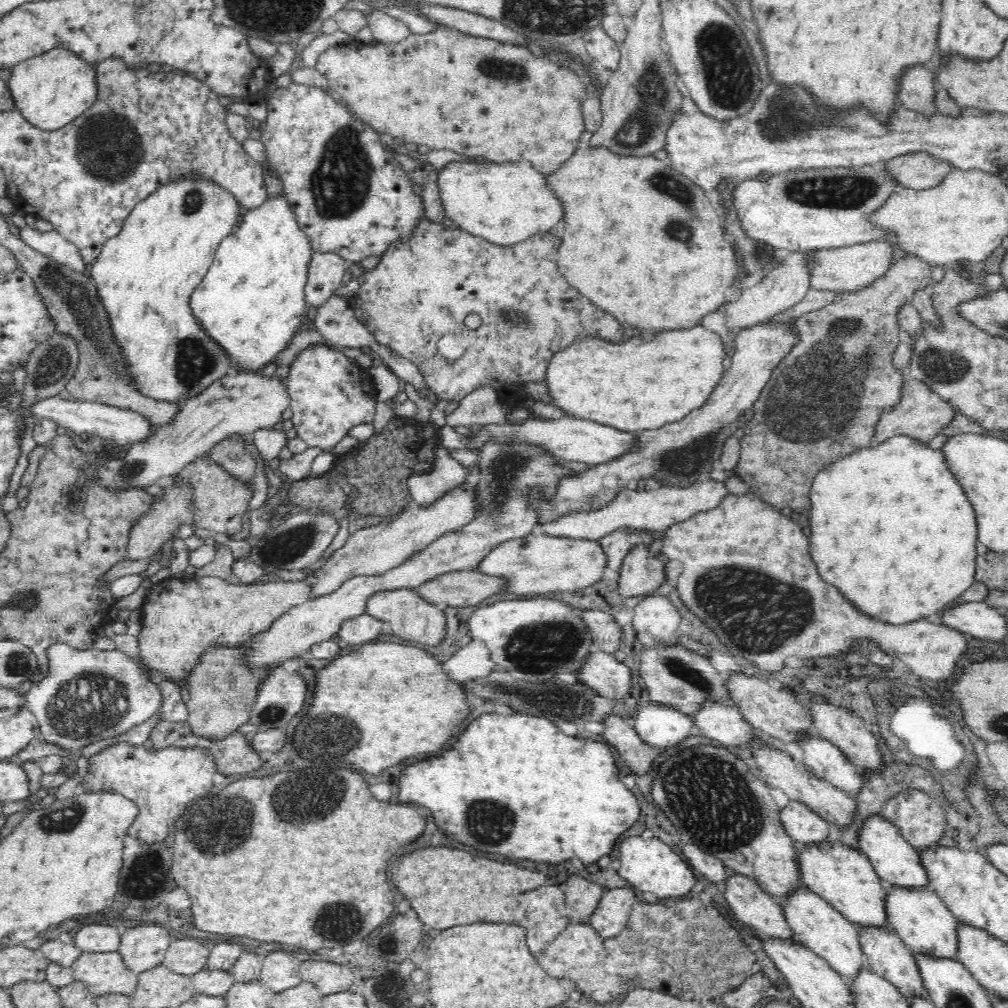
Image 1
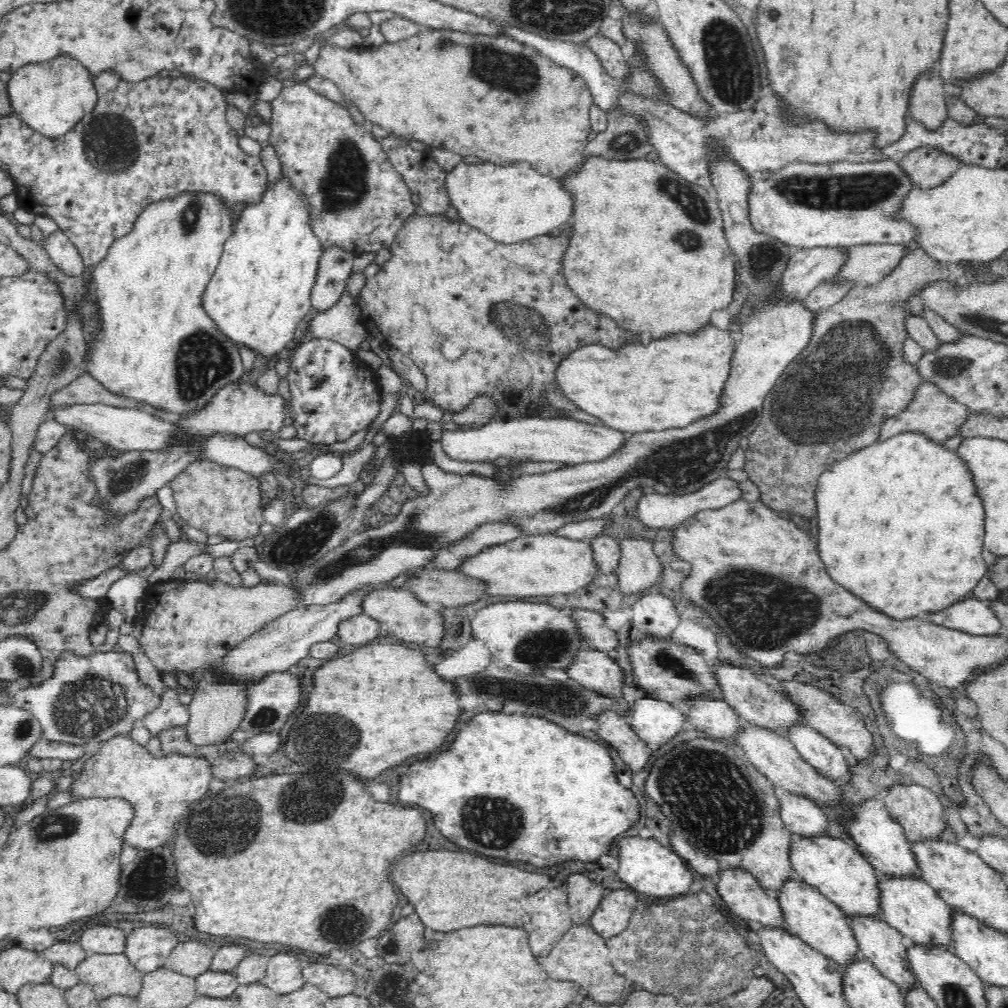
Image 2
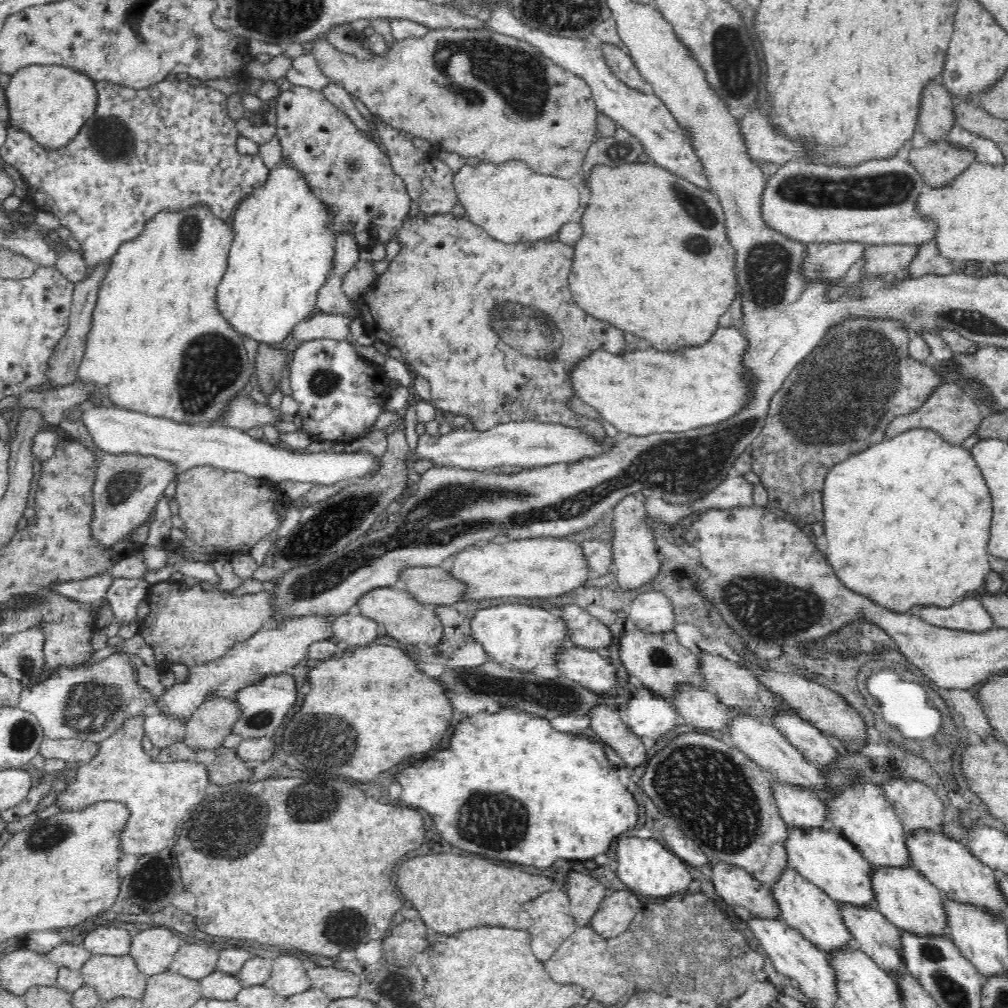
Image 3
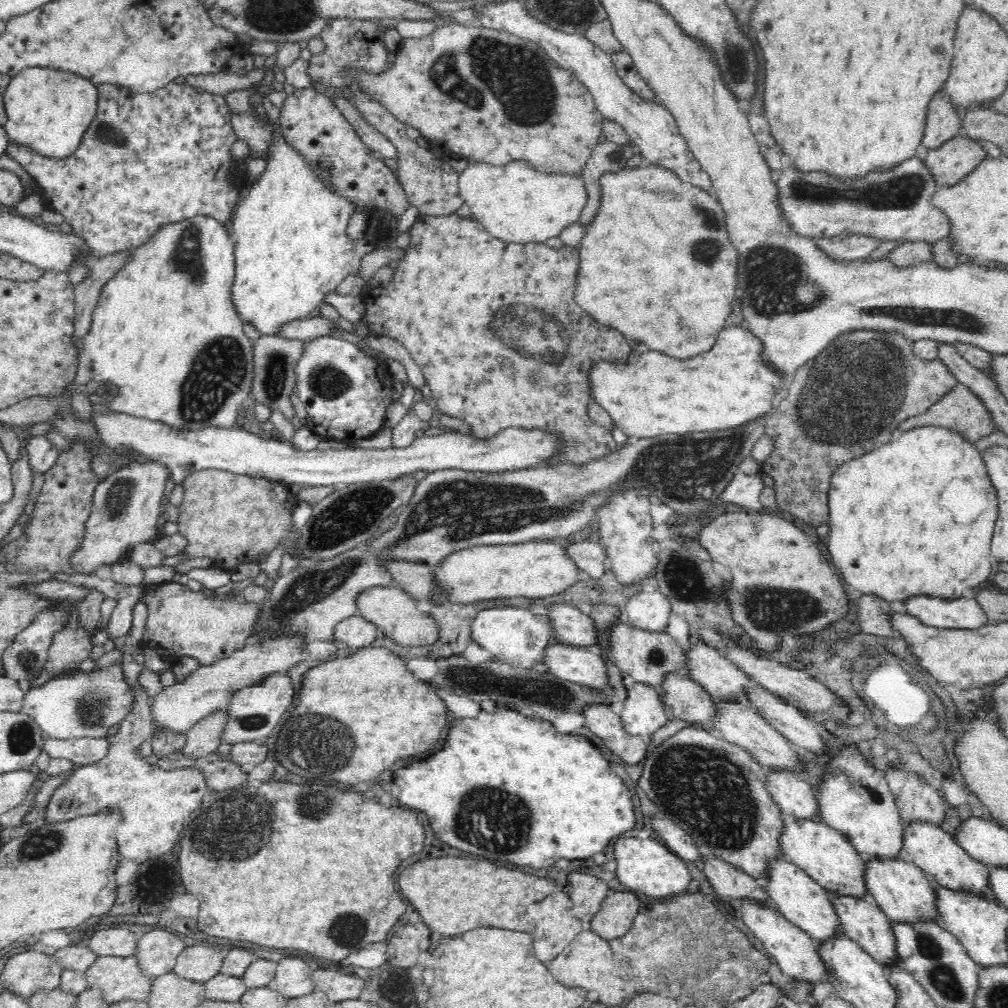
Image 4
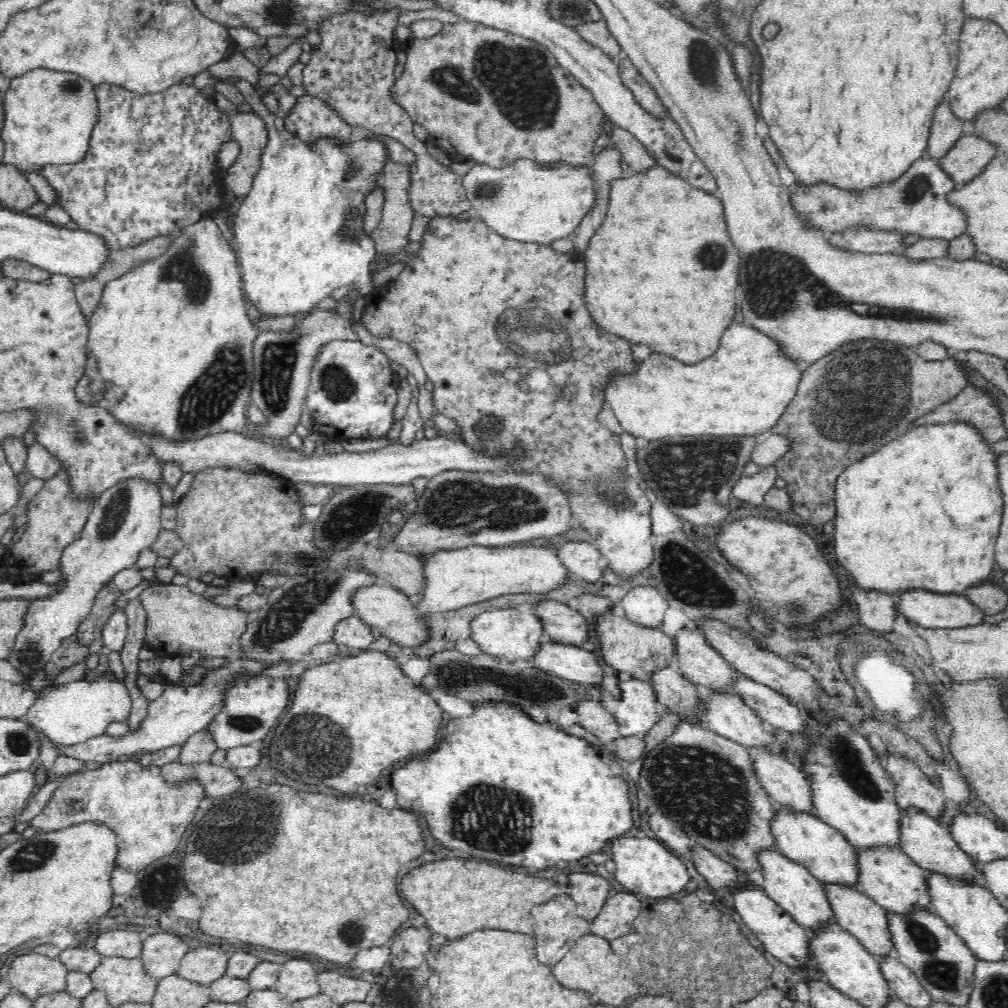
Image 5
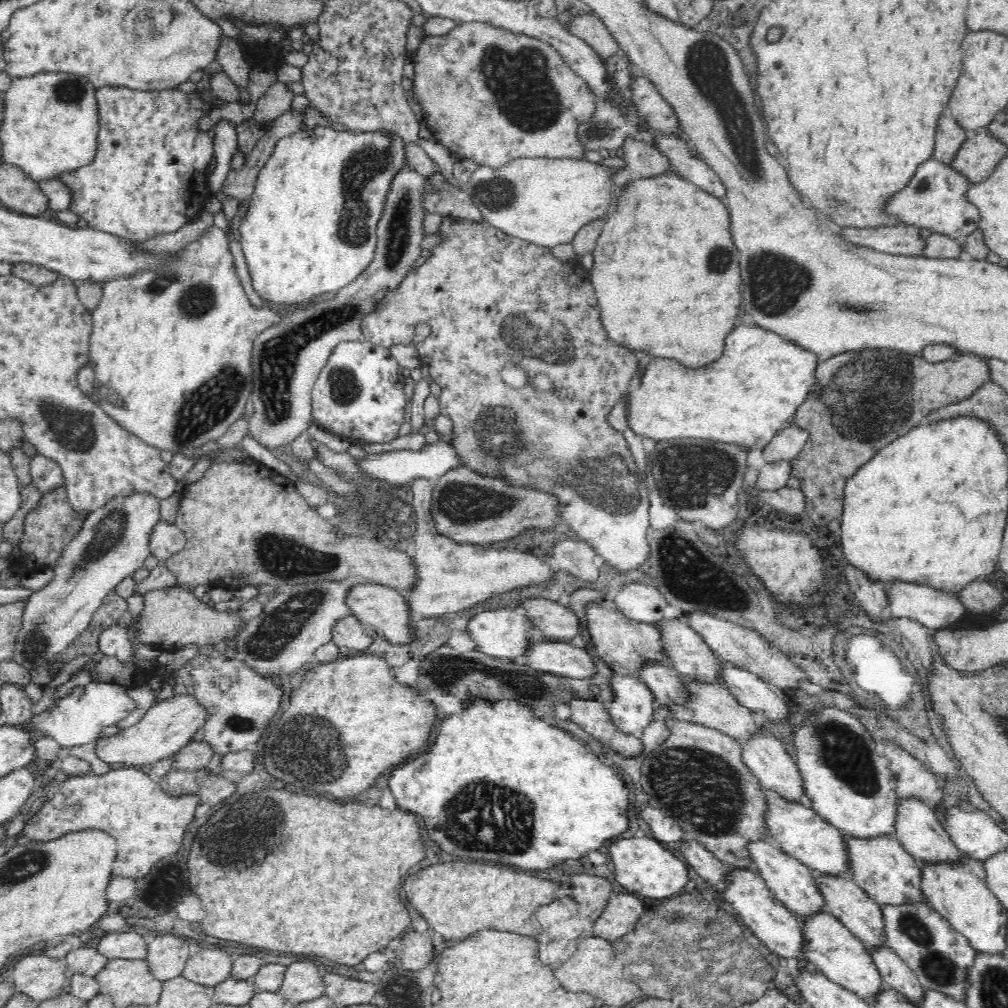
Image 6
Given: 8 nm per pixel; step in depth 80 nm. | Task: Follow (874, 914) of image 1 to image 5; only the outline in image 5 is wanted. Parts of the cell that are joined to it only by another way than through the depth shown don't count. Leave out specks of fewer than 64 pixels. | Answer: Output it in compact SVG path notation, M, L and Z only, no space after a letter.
M776 806L775 818L772 820L772 834L775 838L776 850L792 862L809 870L824 886L852 886L858 888L858 852L850 841L829 824L822 822L815 814L789 812Z

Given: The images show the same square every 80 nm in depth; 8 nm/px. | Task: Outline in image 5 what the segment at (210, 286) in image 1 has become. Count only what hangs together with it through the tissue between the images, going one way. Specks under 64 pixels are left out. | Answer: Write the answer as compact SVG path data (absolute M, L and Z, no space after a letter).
M233 78L232 82L240 89L253 112L264 121L268 137L252 188L241 197L229 216L240 262L241 298L260 314L259 320L264 321L306 316L312 313L318 302L326 296L336 296L336 290L348 283L358 284L358 294L368 296L375 290L369 268L376 250L371 236L362 232L361 218L364 200L374 193L374 182L380 180L383 162L388 159L383 146L369 138L352 142L350 146L329 140L320 140L316 146L303 144L285 129L280 116L268 109L253 85L243 78Z

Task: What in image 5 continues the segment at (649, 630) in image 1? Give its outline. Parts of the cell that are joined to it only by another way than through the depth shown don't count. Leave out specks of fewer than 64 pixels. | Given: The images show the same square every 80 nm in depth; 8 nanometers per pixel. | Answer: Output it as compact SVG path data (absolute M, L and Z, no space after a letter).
M650 585L631 588L620 603L627 619L644 628L657 629L668 610L662 593Z

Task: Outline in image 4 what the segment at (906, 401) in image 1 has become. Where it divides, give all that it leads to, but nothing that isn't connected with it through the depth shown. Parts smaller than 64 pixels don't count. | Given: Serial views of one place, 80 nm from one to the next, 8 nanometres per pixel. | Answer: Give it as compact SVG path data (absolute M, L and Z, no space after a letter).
M956 383L952 389L945 392L923 413L902 419L899 425L895 426L895 431L896 433L903 433L916 427L925 426L937 426L938 428L952 430L966 442L972 443L994 433L994 422L988 414L987 407L980 402L980 399L967 386L960 383Z

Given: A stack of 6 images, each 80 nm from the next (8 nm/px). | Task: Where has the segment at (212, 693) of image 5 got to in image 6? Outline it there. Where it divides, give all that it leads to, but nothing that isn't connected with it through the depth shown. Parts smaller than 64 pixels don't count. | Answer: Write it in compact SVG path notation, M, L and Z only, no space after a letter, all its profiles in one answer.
M177 694L170 698L160 699L152 703L144 718L131 728L116 733L114 736L96 739L94 754L106 764L117 762L147 768L155 760L167 757L173 752L179 752L186 746L198 730L204 726L209 718L208 706L192 694Z

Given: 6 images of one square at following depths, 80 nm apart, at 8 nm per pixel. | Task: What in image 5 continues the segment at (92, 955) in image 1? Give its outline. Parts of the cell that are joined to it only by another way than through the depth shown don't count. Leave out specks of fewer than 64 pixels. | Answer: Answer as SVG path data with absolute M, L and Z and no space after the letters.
M101 957L99 965L89 972L93 988L112 1007L126 1001L150 1003L157 979L148 976L139 958Z

